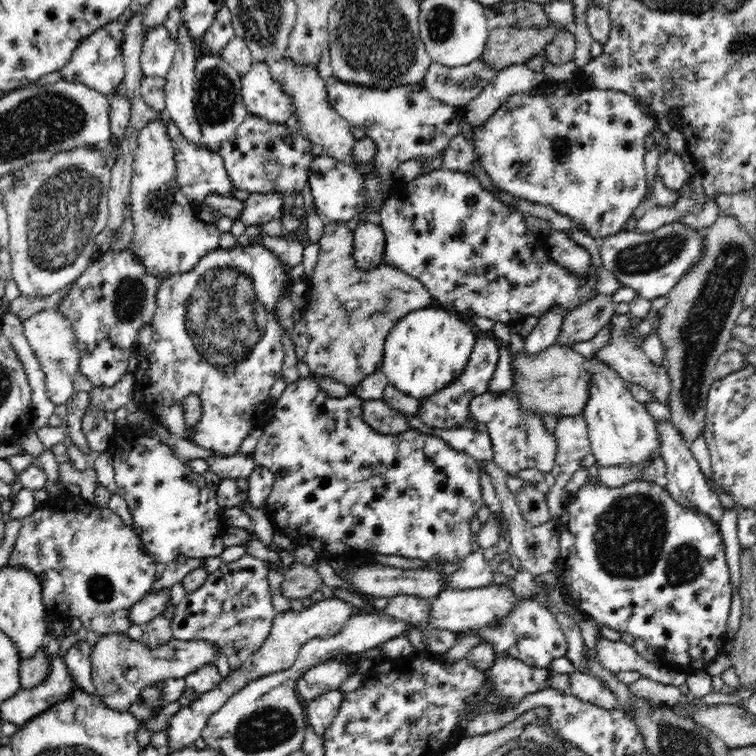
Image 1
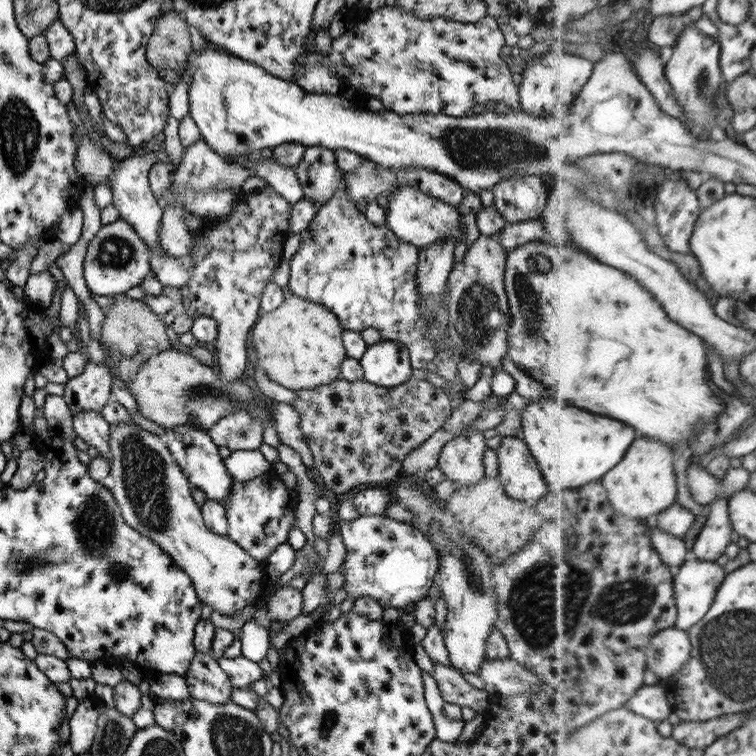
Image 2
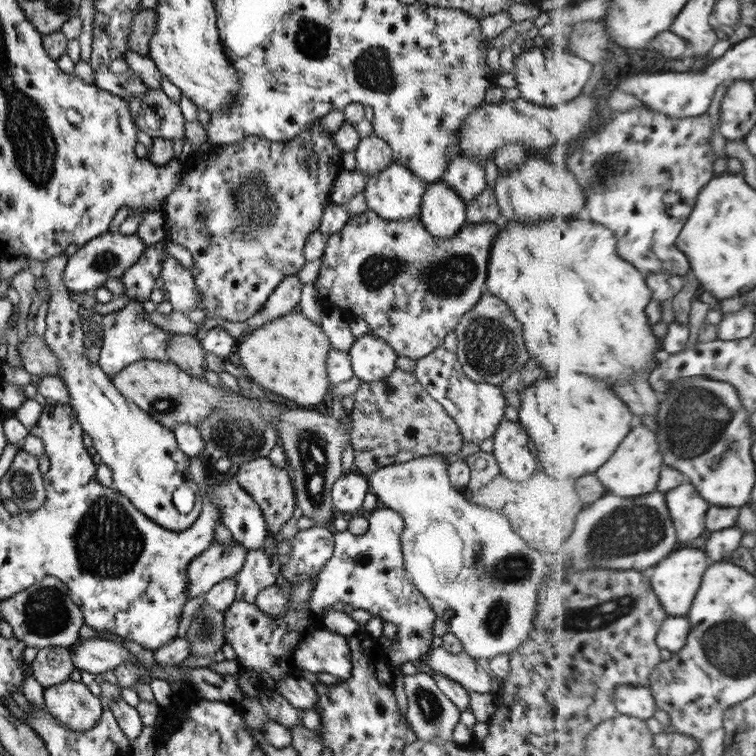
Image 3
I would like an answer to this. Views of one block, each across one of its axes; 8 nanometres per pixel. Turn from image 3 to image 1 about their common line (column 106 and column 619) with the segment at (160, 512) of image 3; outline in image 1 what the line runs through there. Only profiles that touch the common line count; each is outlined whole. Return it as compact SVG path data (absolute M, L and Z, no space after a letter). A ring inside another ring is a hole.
M596 354L584 362L588 371L588 402L582 412L590 439L590 453L600 468L622 466L640 472L659 458L660 441L656 420L630 393L626 381L616 370L597 360Z

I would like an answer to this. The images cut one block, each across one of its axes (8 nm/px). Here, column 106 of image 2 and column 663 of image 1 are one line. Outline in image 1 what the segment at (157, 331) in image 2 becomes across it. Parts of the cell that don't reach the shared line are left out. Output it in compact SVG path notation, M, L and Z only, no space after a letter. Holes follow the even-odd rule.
M720 212L709 229L699 229L698 233L702 233L704 243L701 259L690 266L668 293L668 302L660 310L657 326L664 347L663 362L671 380L670 421L687 444L704 432L707 392L717 379L715 364L728 349L732 329L742 312L742 300L755 280L755 242L735 217Z

